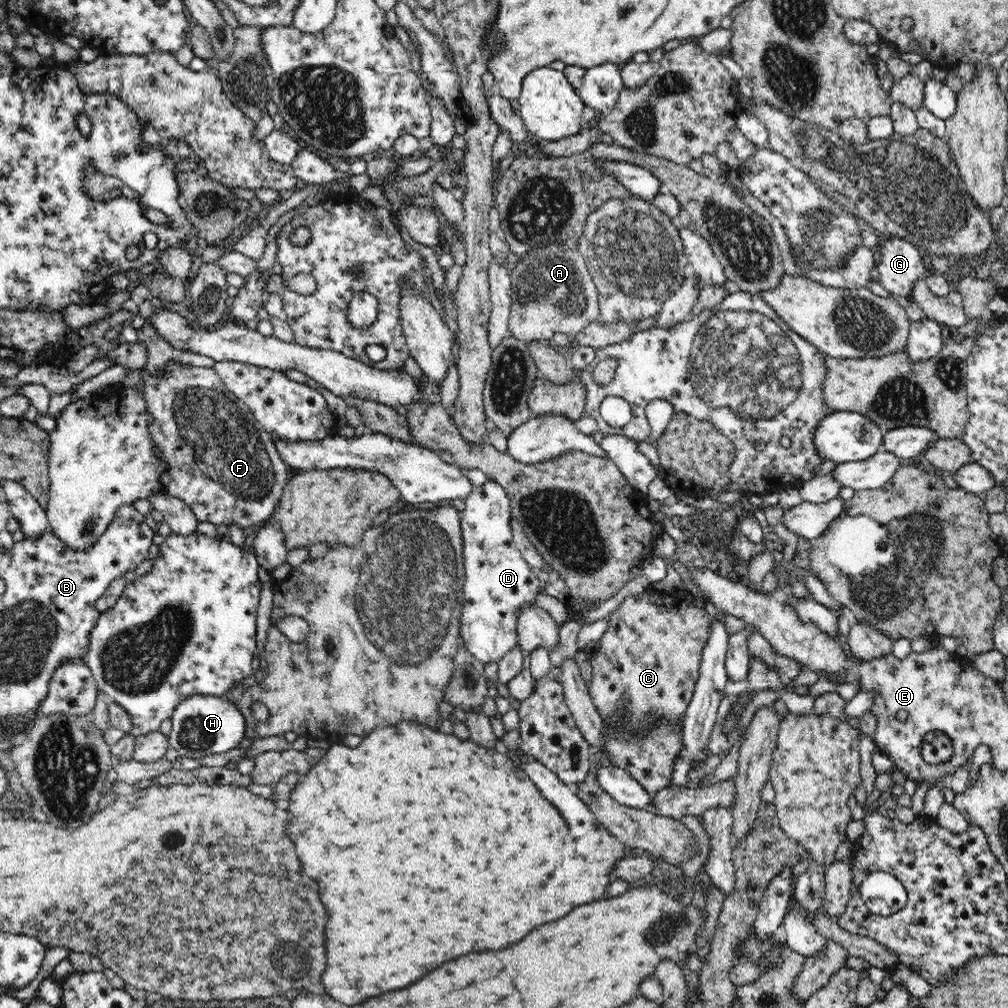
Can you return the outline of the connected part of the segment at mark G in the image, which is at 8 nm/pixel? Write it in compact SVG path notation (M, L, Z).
M885 235L881 250L878 250L876 279L896 296L910 299L912 287L919 278L926 278L930 271L921 248L906 239Z

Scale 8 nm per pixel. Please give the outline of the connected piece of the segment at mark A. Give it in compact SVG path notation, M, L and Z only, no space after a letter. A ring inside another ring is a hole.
M542 245L524 259L513 259L510 270L512 304L507 331L512 337L526 344L551 342L556 333L566 334L571 339L598 320L598 293L577 246Z

